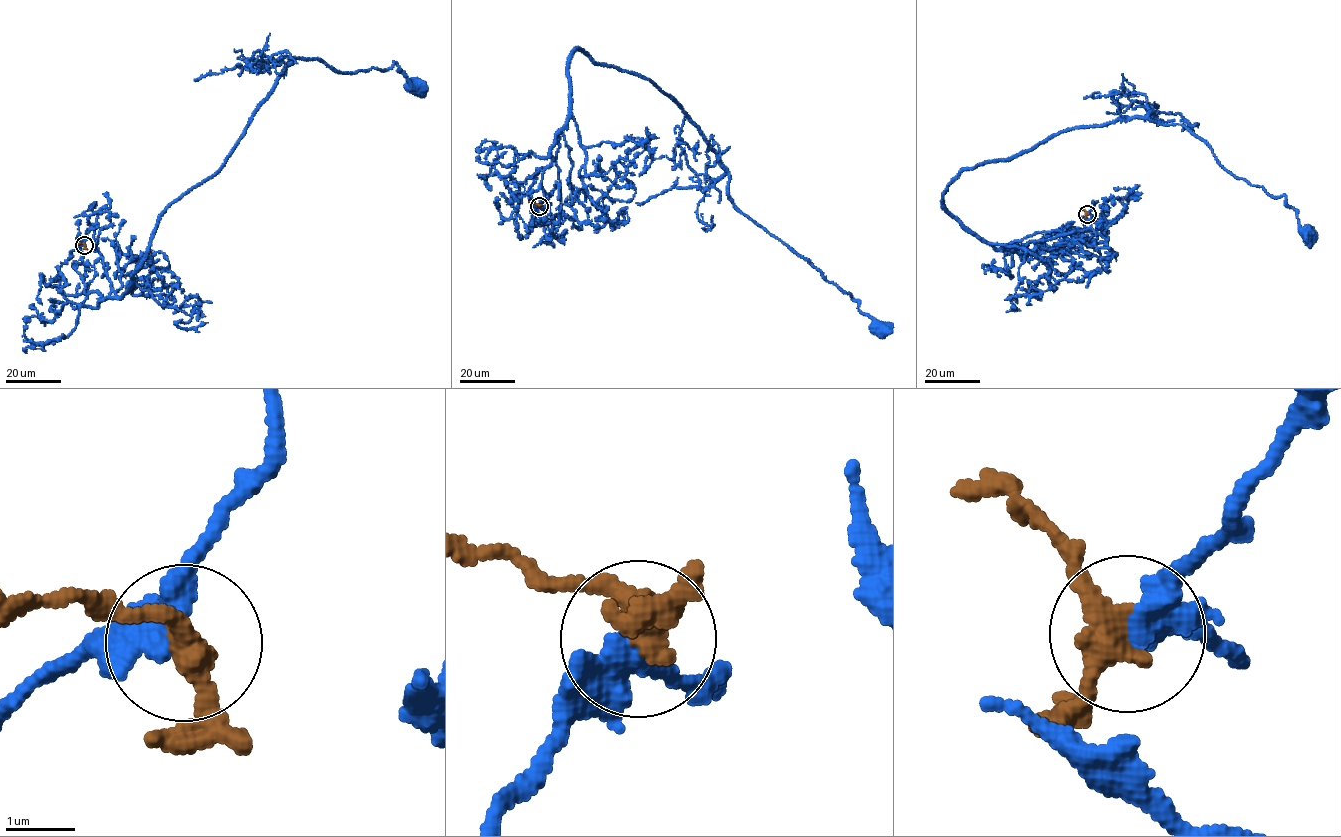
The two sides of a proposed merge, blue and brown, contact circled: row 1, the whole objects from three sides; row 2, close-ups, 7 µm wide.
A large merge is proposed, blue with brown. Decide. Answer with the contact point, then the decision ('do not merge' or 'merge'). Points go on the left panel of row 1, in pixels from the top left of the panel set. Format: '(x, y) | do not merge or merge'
(84, 245) | do not merge

